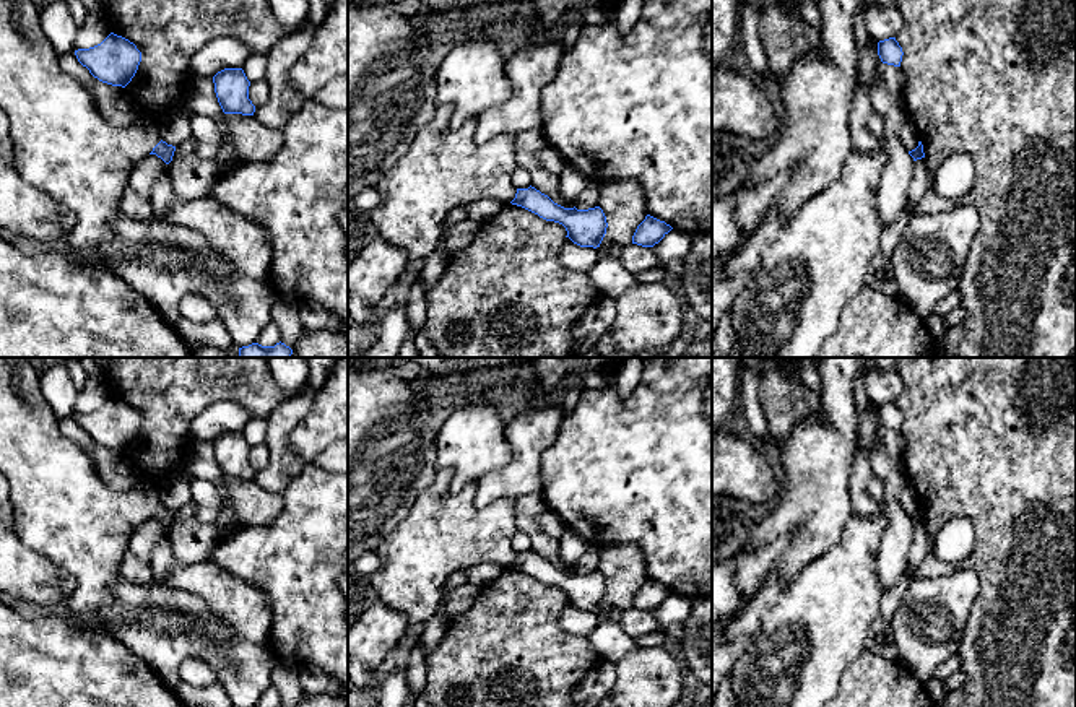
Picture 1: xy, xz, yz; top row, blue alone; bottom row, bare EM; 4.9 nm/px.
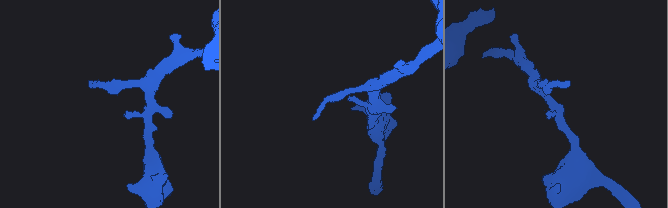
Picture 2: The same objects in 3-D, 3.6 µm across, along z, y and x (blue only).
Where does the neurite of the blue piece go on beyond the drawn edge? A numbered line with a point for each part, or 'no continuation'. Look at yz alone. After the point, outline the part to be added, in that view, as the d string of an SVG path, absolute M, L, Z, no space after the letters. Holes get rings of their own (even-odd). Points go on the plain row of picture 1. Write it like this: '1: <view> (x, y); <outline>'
no continuation

